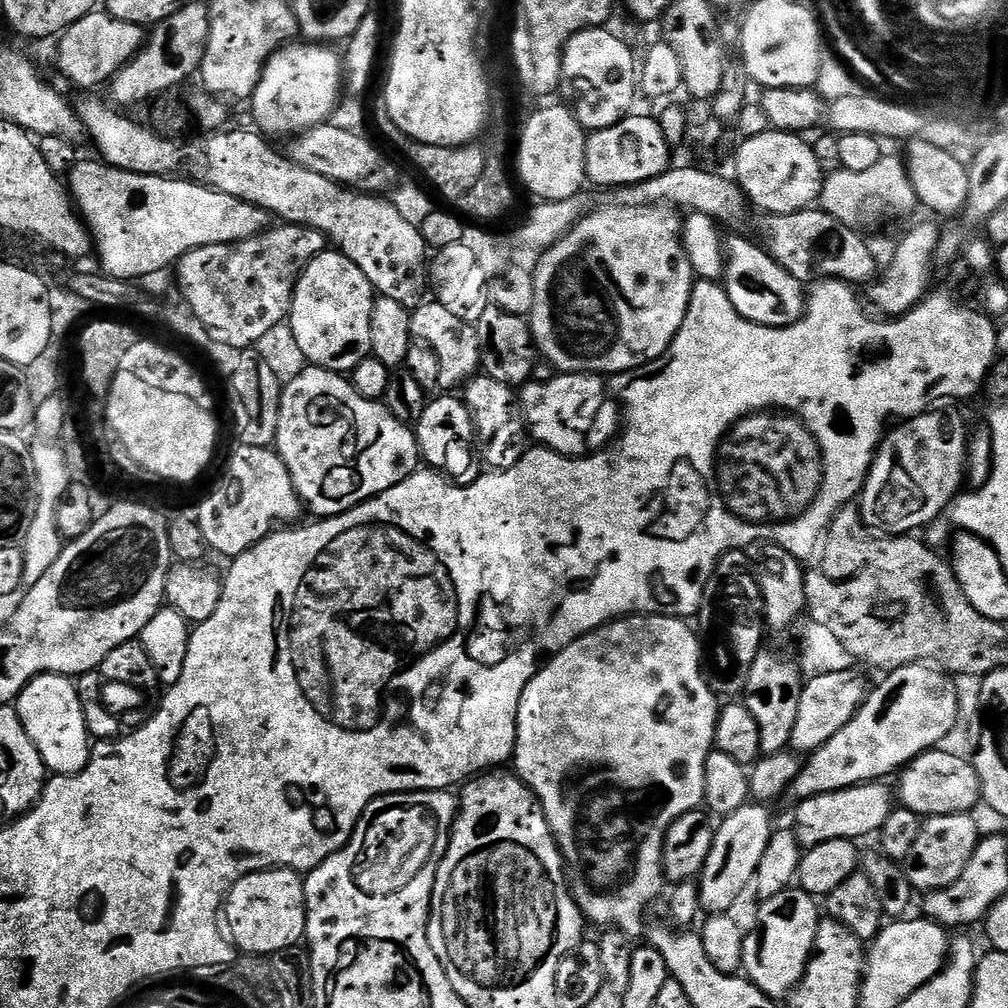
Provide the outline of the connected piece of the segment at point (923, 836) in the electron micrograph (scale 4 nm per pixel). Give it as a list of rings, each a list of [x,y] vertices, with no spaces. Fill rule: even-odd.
[[[967,812],[927,817],[920,825],[918,842],[910,849],[910,854],[902,862],[906,878],[917,893],[927,894],[950,886],[962,878],[966,862],[980,845],[982,832],[976,829],[975,815]]]

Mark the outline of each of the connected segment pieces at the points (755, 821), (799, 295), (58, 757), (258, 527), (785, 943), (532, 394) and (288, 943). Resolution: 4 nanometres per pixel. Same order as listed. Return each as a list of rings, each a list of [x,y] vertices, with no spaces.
[[[749,802],[719,821],[714,846],[710,846],[710,856],[706,858],[706,866],[698,877],[700,906],[705,913],[727,913],[731,909],[728,907],[747,888],[749,891],[755,881],[758,862],[762,862],[762,854],[766,854],[766,846],[774,831],[772,816],[764,808],[767,807],[763,803]]]
[[[732,234],[726,240],[726,259],[722,287],[730,298],[734,310],[742,318],[767,328],[785,328],[804,316],[806,288],[795,280],[786,269],[759,243],[751,244],[744,234]]]
[[[35,676],[20,691],[14,707],[22,718],[22,726],[26,726],[26,734],[30,734],[30,742],[38,746],[38,754],[42,754],[42,762],[49,773],[76,776],[88,765],[94,744],[86,730],[86,718],[82,718],[82,702],[76,693],[76,685],[69,677]]]
[[[240,446],[237,449],[224,477],[198,509],[202,534],[206,534],[209,549],[227,558],[238,557],[247,548],[271,536],[274,526],[288,526],[299,521],[302,513],[302,501],[290,478],[290,470],[286,470],[277,452],[272,448]]]
[[[790,886],[782,894],[763,901],[756,916],[756,929],[744,938],[743,975],[758,990],[773,998],[784,998],[796,987],[808,969],[808,960],[816,946],[816,932],[820,928],[822,912],[816,909],[817,897],[799,886]]]
[[[590,372],[556,374],[553,380],[533,379],[519,389],[520,410],[528,425],[531,439],[550,452],[563,456],[581,455],[584,435],[596,424],[600,412],[600,399],[606,396],[606,384],[599,375]]]
[[[266,868],[263,872],[246,874],[228,892],[222,916],[226,921],[227,935],[241,953],[249,952],[252,956],[270,958],[278,950],[297,947],[305,939],[304,927],[308,917],[304,905],[304,880],[301,873],[290,868]]]

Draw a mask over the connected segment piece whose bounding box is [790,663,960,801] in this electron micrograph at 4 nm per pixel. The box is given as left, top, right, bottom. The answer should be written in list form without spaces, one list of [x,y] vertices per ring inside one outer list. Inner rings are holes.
[[[922,663],[896,668],[883,679],[864,697],[854,718],[830,742],[807,757],[790,789],[797,801],[809,800],[823,792],[853,788],[855,784],[883,781],[891,772],[899,773],[915,756],[943,745],[940,743],[951,734],[960,708],[951,675]]]

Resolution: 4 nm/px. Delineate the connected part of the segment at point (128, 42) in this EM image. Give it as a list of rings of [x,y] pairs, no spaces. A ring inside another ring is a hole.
[[[97,10],[86,14],[74,26],[70,26],[59,37],[56,48],[56,60],[60,63],[60,72],[76,88],[96,90],[99,84],[107,85],[112,77],[136,57],[144,47],[146,32],[134,22],[118,22],[106,10]]]

